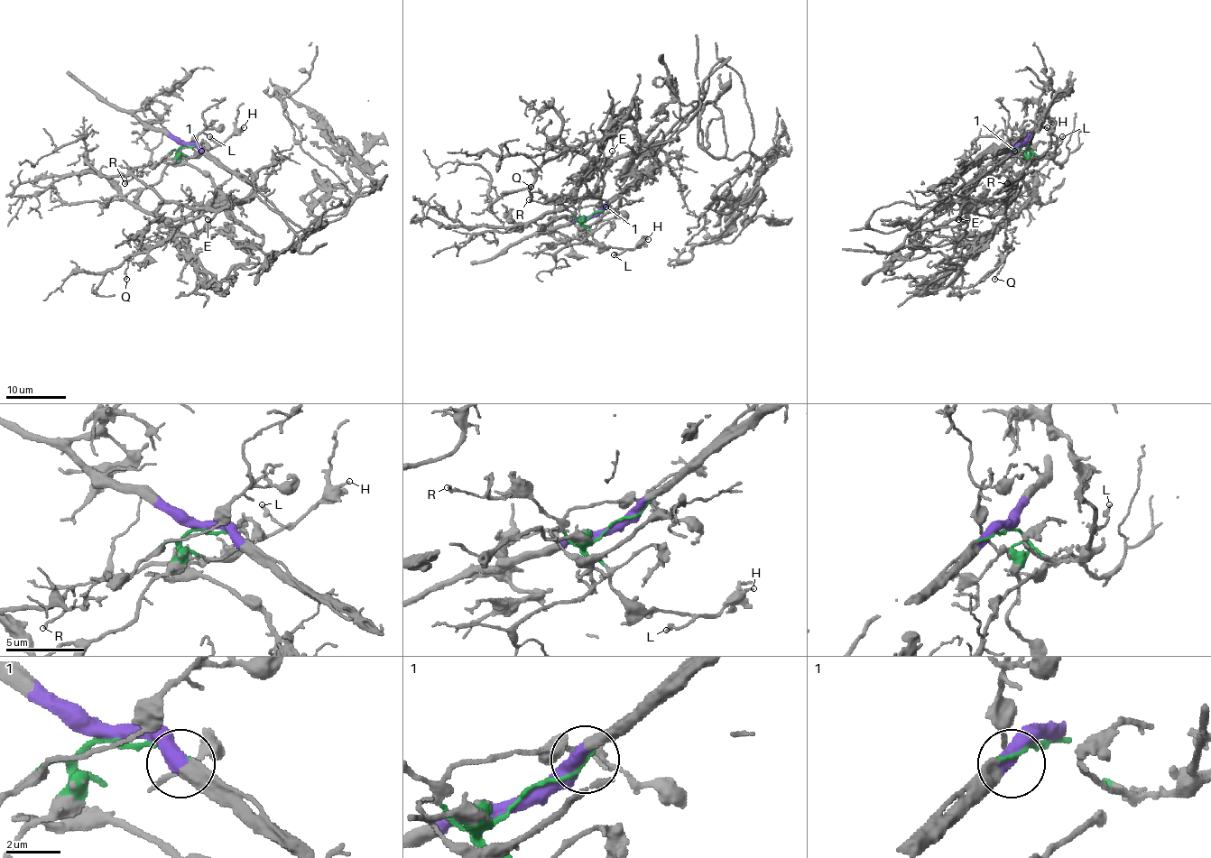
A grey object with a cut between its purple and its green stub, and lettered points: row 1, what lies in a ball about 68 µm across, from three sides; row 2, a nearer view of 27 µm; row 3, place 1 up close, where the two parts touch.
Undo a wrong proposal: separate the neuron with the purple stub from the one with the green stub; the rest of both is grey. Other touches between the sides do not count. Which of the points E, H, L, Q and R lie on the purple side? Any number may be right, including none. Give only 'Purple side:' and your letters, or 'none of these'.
Purple side: E, Q

